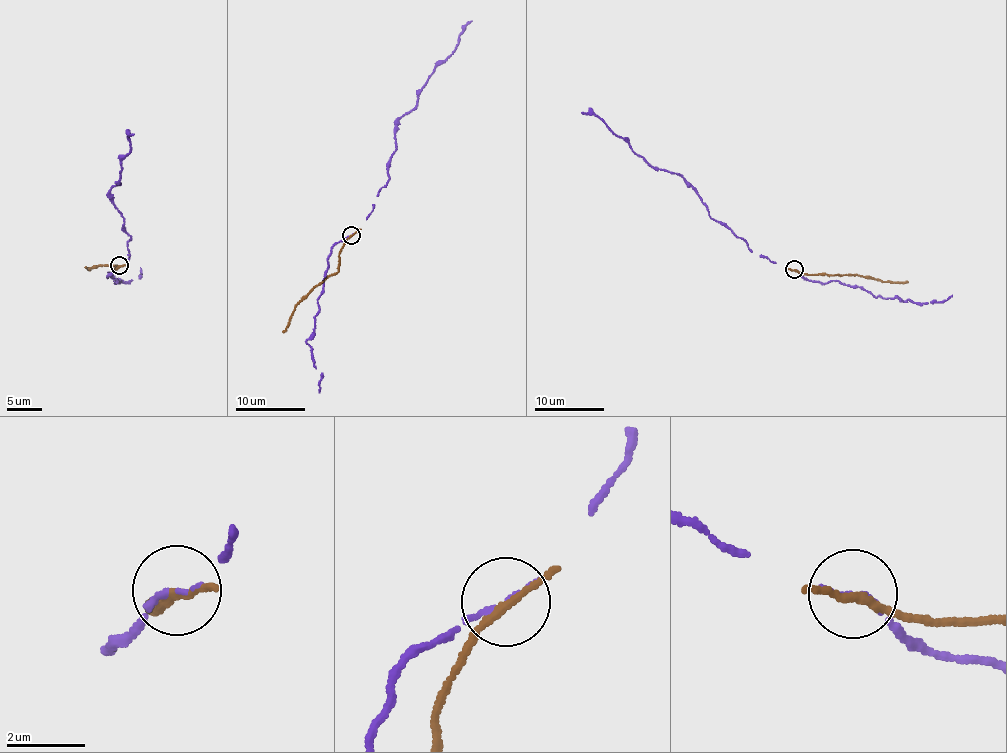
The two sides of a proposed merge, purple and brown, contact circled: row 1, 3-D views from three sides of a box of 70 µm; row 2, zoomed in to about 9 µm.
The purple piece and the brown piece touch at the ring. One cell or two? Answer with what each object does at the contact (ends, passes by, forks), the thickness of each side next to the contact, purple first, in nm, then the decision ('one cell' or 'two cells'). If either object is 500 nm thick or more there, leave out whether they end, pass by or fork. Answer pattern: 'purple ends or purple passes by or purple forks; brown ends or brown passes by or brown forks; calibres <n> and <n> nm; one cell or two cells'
purple ends; brown passes by; calibres 140 and 190 nm; two cells

